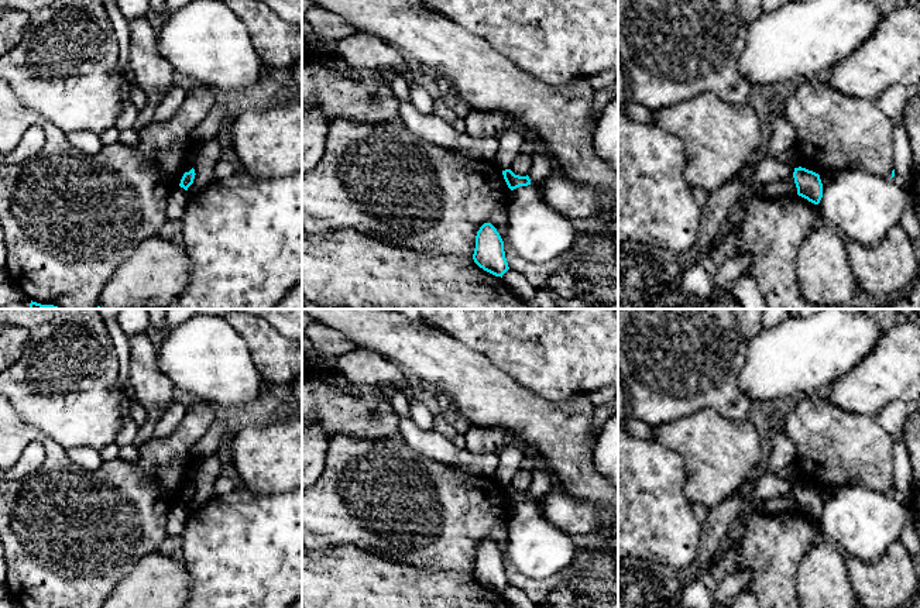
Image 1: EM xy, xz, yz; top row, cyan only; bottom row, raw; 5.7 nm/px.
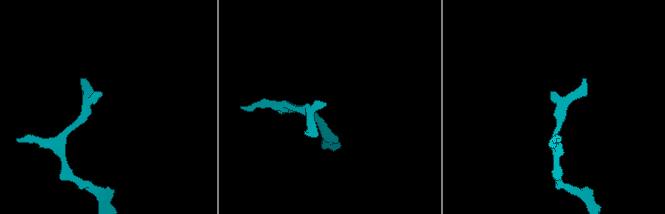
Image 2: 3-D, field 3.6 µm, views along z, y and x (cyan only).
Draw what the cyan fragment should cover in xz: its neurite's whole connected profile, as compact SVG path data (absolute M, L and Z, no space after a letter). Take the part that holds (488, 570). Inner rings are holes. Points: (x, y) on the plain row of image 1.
M484 539L476 552L474 578L484 587L501 592L509 585L504 557L491 539Z

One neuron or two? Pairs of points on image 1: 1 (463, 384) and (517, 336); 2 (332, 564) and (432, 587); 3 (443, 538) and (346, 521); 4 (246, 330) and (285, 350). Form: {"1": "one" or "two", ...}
{"1": "two", "2": "one", "3": "one", "4": "one"}

